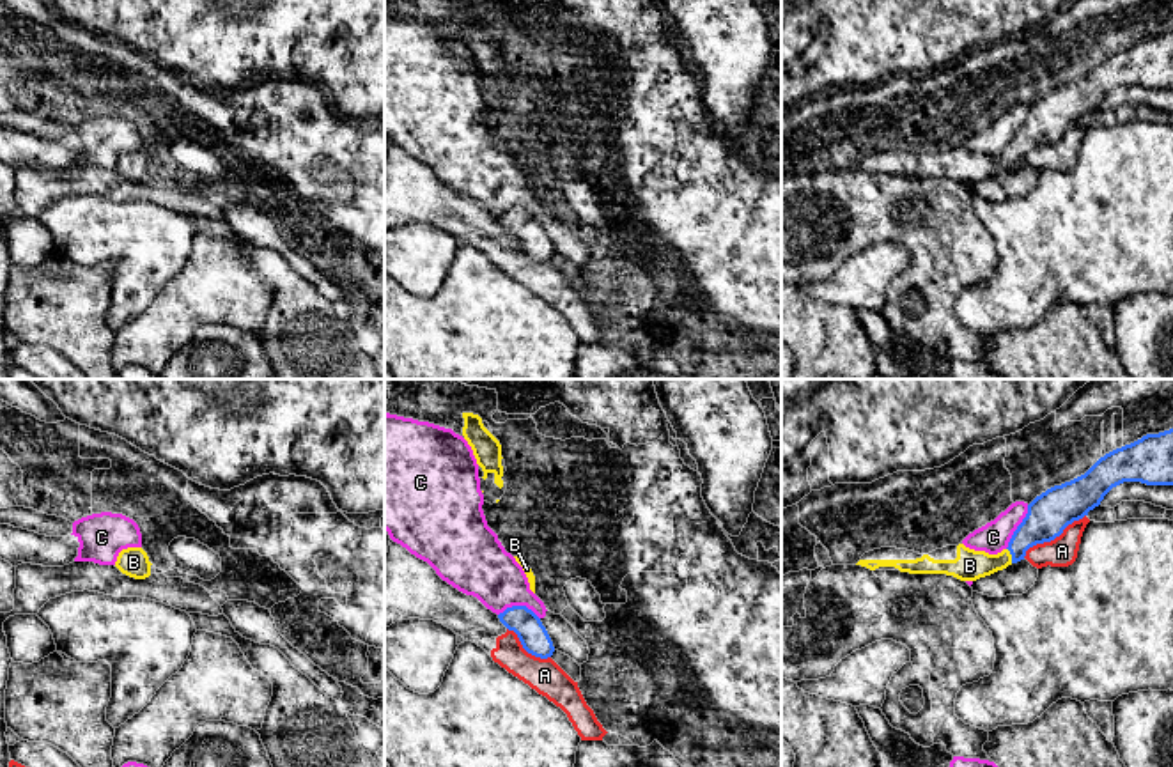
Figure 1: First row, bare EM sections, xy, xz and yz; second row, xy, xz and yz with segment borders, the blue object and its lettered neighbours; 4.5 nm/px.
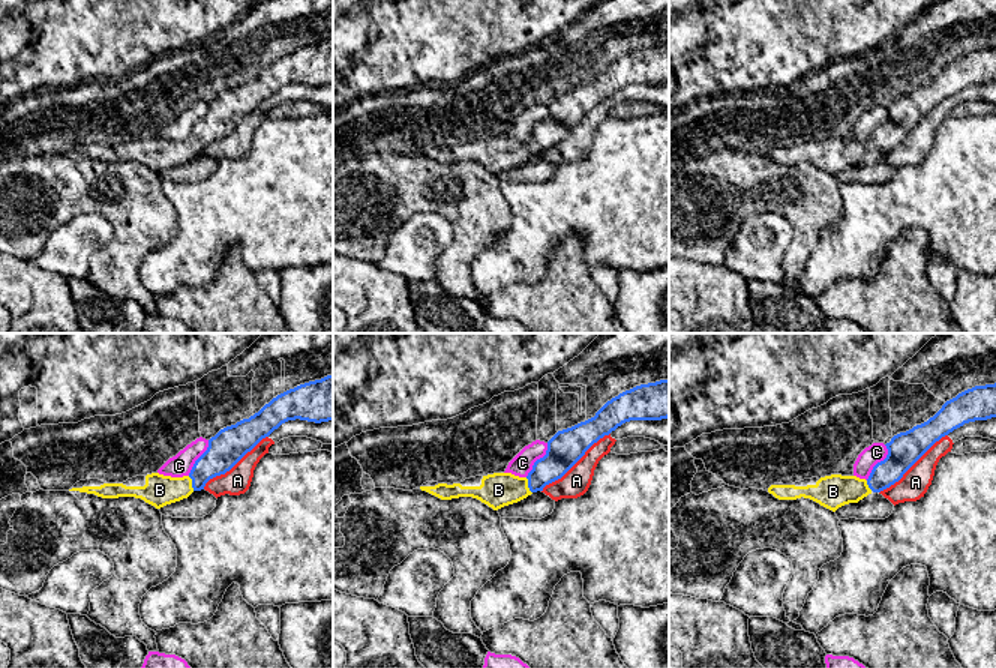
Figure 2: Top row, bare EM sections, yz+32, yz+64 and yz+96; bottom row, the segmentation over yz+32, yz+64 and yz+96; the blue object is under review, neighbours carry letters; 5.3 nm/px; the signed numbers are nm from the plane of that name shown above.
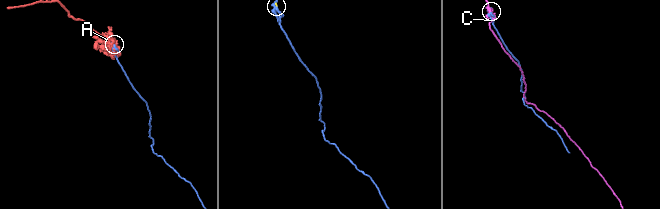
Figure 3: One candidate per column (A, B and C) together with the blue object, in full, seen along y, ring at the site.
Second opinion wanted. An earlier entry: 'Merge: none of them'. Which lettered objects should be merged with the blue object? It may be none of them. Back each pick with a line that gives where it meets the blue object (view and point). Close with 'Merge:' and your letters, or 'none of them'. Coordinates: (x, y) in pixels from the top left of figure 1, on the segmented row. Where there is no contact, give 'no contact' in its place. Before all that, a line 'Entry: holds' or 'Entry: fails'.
Entry: fails
B: contact yz (1010, 553)
Merge: B

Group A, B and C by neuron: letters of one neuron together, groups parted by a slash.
A / B / C

